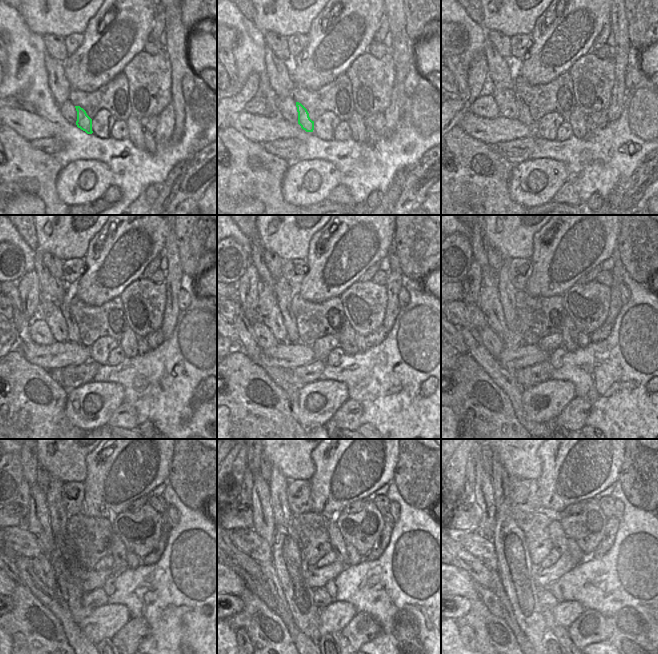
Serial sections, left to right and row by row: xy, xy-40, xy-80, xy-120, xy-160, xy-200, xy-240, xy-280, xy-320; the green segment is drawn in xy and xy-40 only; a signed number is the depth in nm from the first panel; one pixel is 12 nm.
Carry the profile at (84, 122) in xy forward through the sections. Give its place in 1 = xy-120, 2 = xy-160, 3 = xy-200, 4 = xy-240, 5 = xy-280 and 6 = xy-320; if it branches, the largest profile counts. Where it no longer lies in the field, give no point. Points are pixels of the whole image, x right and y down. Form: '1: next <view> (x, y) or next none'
1: next xy-120 (73, 333)
2: next xy-160 (283, 291)
3: next xy-200 (507, 292)
4: next xy-240 (58, 515)
5: next xy-280 (278, 484)
6: next xy-320 (500, 479)

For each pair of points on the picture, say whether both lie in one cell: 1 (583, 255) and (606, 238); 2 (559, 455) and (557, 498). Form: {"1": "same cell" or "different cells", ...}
{"1": "same cell", "2": "same cell"}

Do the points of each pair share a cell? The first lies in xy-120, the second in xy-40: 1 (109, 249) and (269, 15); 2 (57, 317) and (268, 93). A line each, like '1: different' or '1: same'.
1: different
2: different

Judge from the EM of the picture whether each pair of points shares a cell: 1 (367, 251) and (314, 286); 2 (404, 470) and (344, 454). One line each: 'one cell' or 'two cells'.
1: one cell
2: two cells

